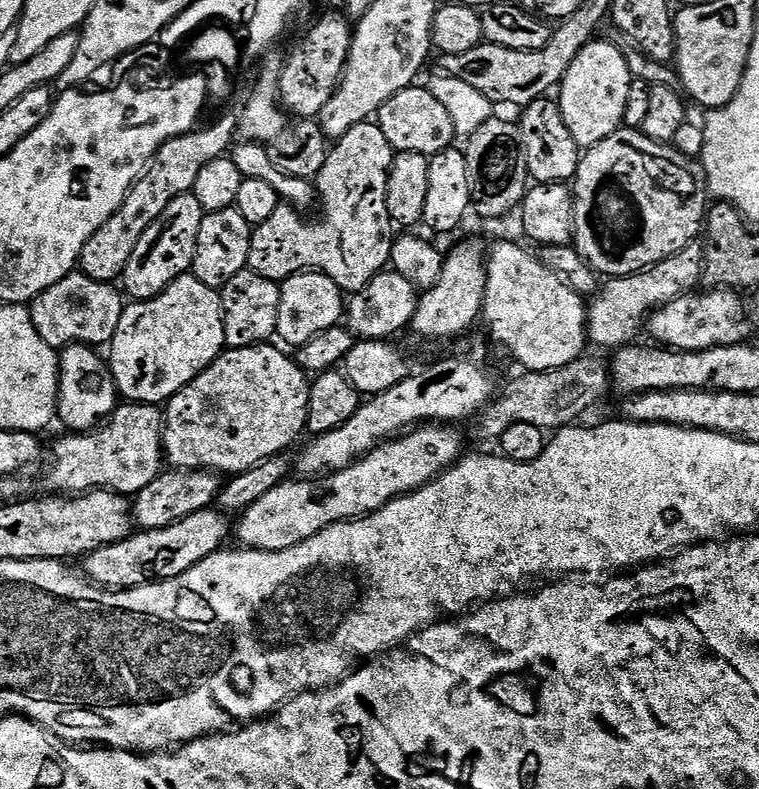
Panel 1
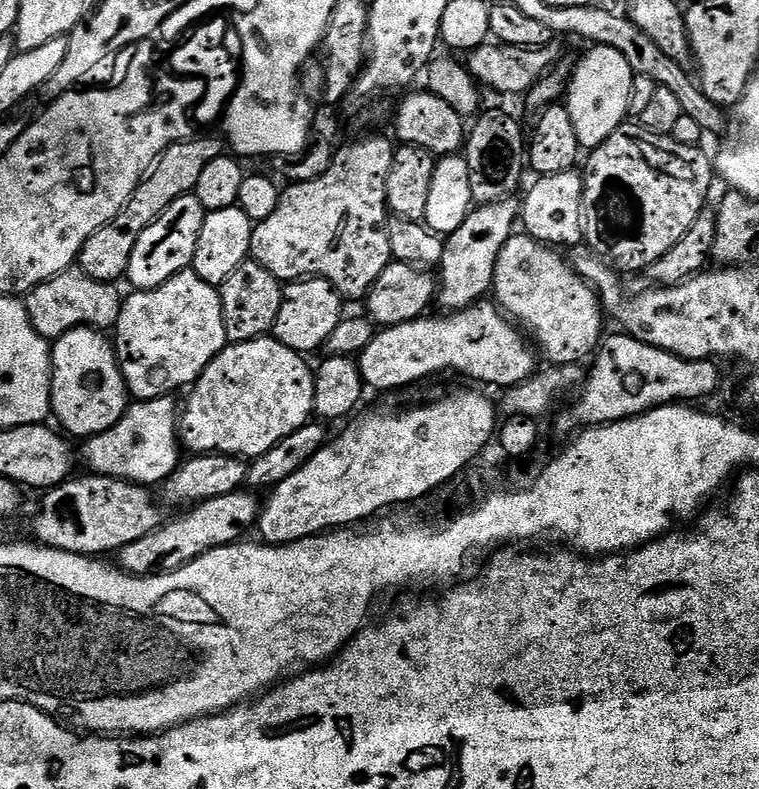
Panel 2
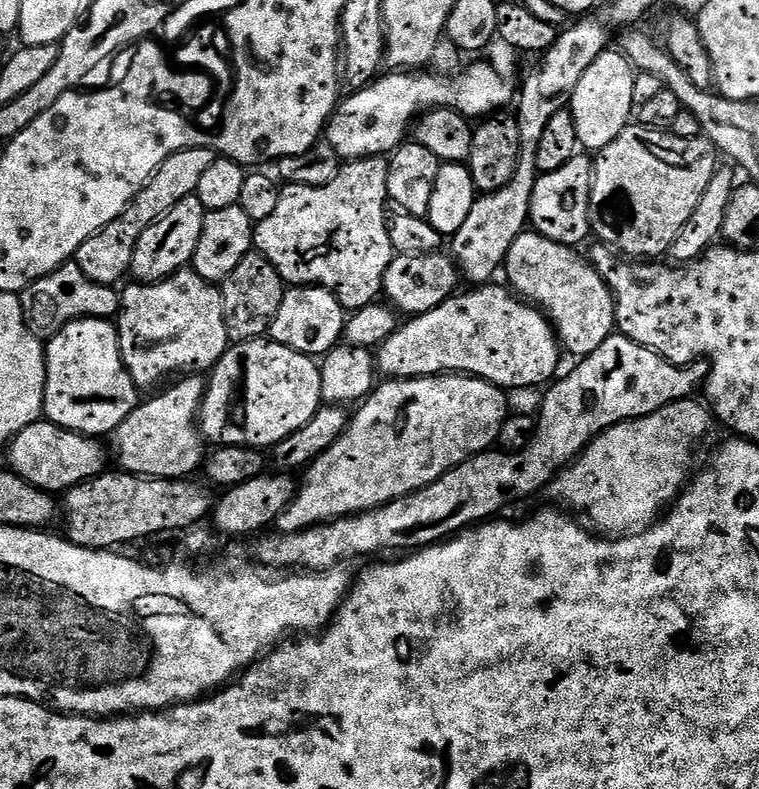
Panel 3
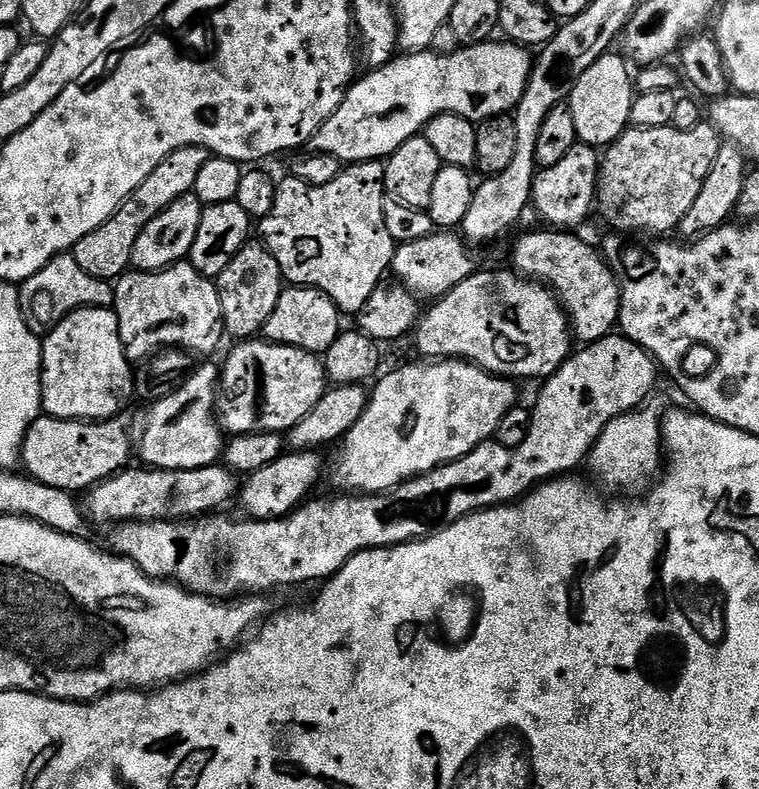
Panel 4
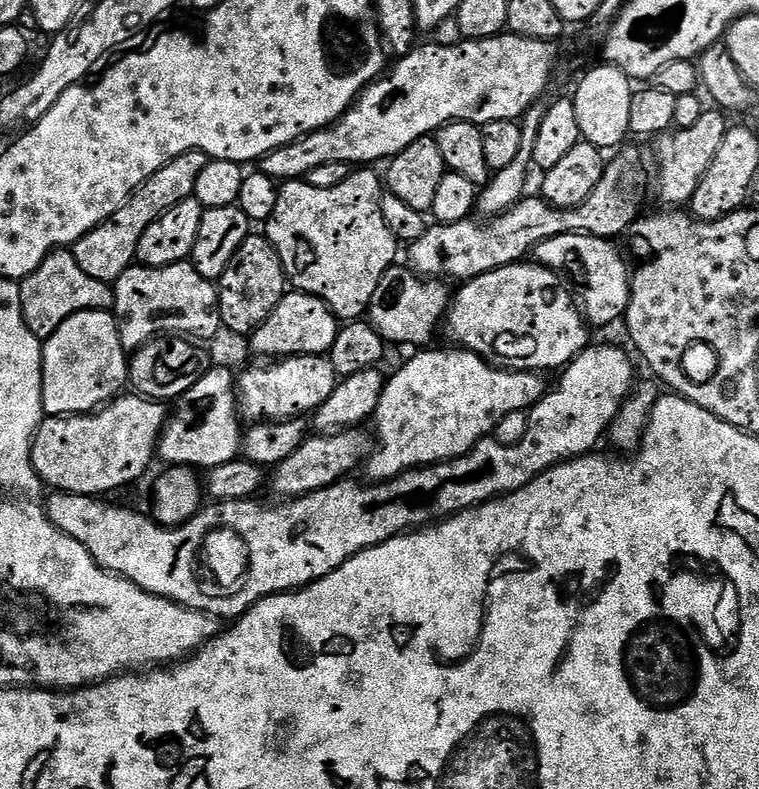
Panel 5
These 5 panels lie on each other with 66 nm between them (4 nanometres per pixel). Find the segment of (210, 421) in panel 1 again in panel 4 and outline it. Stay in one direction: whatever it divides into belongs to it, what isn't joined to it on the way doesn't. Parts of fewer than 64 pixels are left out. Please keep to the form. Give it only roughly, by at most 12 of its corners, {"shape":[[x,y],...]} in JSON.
{"shape":[[245,340],[222,363],[220,426],[287,433],[329,387],[317,353]]}

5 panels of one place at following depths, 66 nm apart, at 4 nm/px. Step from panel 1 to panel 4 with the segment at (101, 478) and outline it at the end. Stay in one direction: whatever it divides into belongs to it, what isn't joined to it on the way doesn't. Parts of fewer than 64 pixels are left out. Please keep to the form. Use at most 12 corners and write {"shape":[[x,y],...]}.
{"shape":[[220,368],[151,405],[138,456],[164,472],[224,455]]}

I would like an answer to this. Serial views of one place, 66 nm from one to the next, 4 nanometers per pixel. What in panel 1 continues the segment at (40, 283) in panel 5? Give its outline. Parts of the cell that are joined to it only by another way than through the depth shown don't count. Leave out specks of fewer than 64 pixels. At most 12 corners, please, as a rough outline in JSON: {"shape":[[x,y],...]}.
{"shape":[[79,270],[38,294],[51,348],[111,345],[125,307],[115,283]]}

